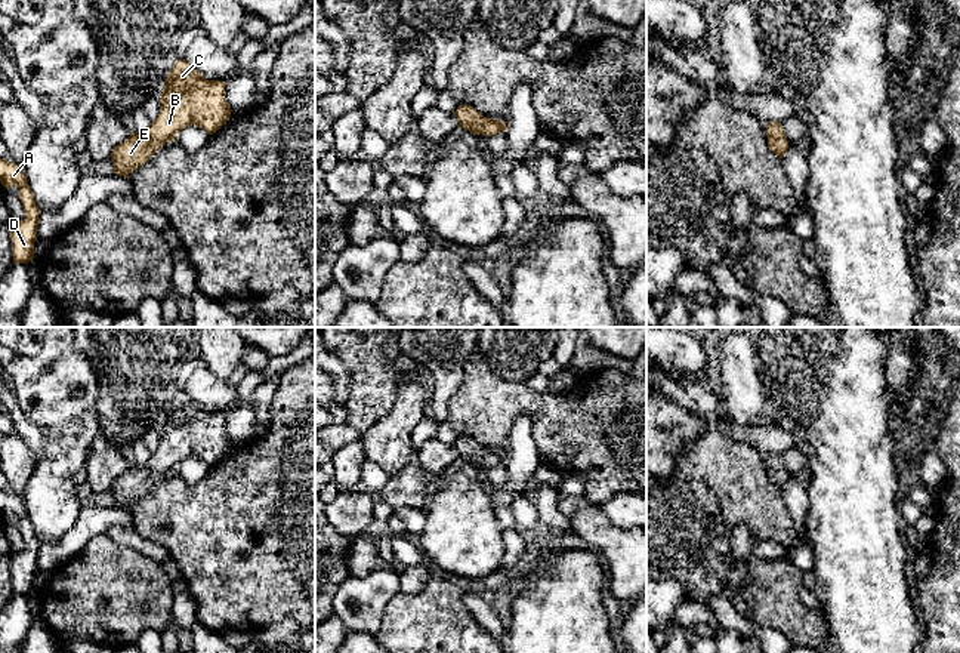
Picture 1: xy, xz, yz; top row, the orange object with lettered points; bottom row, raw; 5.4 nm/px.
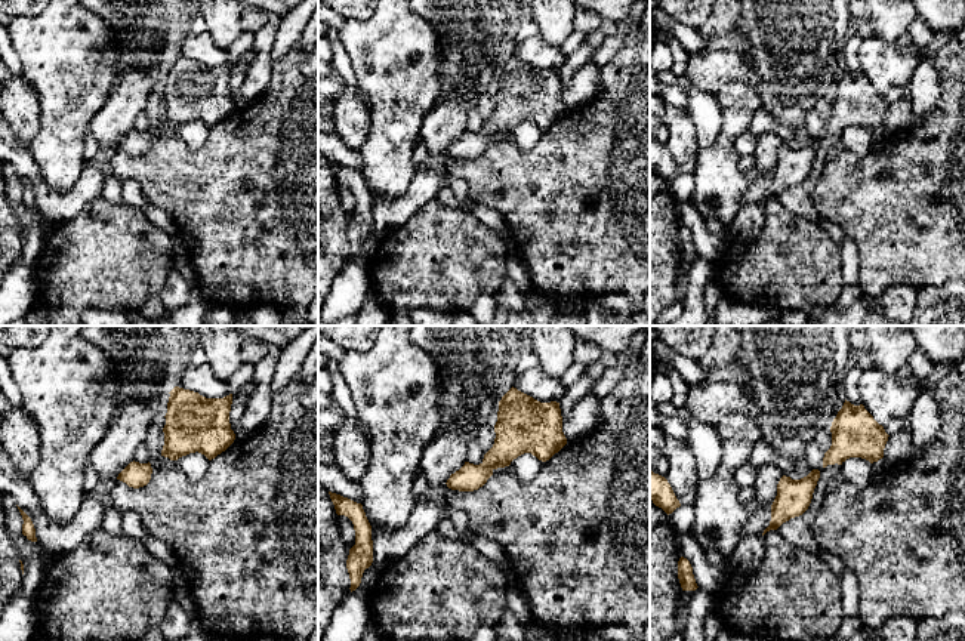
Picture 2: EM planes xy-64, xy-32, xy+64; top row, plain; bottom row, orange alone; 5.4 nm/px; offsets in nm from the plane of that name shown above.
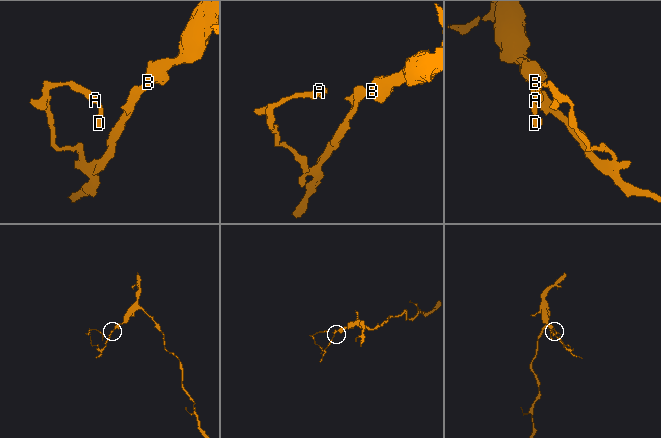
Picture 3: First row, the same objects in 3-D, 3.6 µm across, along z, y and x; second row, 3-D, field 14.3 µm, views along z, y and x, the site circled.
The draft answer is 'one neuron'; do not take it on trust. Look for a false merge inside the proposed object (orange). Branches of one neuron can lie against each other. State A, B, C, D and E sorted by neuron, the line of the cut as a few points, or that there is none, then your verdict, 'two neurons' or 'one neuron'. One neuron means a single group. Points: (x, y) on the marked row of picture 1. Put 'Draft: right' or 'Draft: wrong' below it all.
A B C D E | no cut | one neuron
Draft: right

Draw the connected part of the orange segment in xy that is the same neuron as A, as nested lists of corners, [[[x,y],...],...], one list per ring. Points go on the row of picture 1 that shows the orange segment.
[[[0,158],[0,182],[4,188],[19,188],[24,218],[21,221],[13,221],[10,241],[13,262],[28,264],[34,258],[34,241],[37,240],[40,209],[36,204],[22,166]]]

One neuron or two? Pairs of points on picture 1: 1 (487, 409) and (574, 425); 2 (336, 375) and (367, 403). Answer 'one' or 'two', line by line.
1: one
2: two

